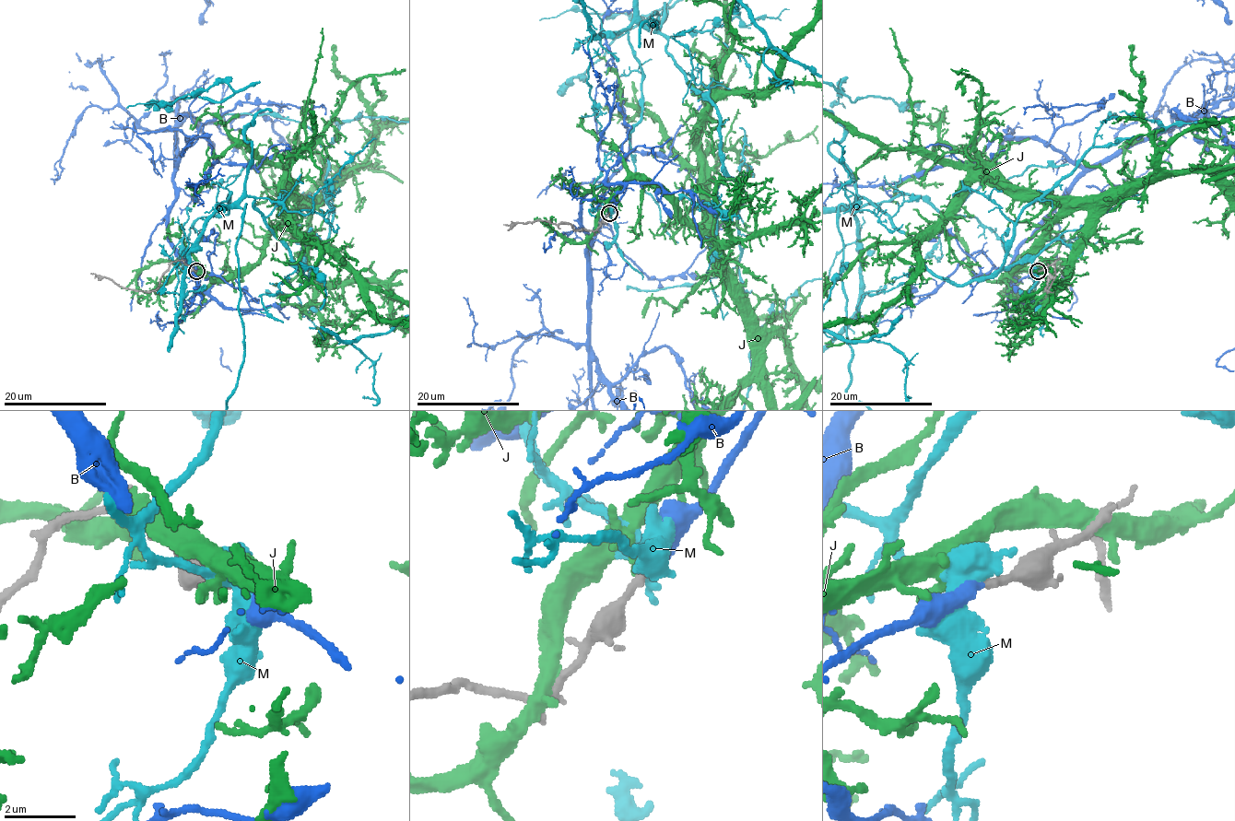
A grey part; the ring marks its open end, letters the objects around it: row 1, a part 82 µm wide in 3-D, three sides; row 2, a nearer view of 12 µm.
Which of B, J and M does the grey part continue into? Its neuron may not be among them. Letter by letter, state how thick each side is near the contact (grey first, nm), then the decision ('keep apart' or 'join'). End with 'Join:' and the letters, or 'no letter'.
B: 240/320 nm | join
J: 240/340 nm | keep apart
M: 240/440 nm | keep apart
Join: B

